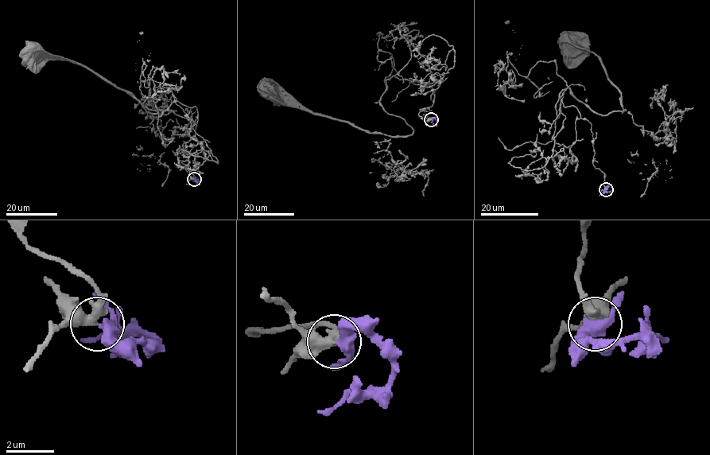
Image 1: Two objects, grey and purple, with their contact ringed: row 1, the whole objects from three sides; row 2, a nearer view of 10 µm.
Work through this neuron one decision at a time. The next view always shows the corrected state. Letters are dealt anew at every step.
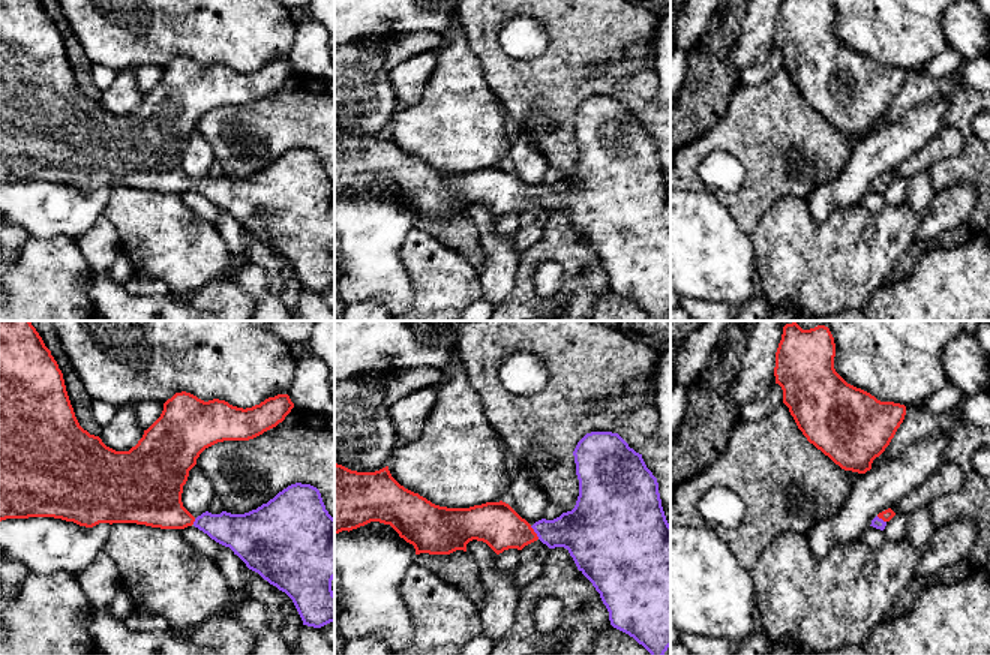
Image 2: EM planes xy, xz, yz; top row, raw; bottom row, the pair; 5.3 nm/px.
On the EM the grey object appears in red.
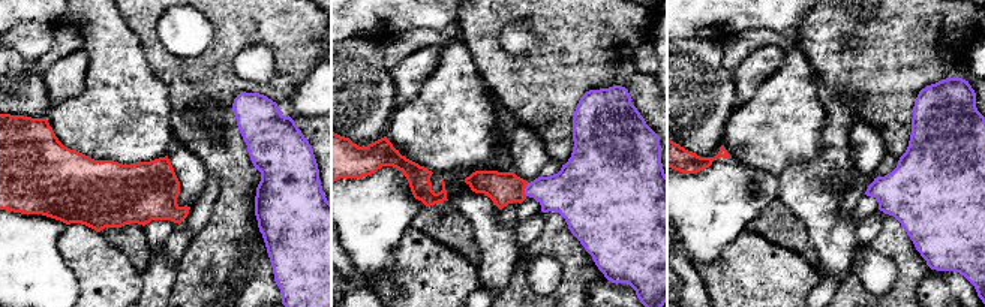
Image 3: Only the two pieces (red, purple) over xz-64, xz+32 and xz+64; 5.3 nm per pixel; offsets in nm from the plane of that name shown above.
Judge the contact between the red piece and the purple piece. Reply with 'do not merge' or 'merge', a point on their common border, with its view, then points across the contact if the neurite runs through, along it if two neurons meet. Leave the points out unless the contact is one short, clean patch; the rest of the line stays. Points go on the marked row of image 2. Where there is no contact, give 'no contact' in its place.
merge; contact xz (534, 532); way xz (497, 523), (513, 532), (534, 532), (581, 531)

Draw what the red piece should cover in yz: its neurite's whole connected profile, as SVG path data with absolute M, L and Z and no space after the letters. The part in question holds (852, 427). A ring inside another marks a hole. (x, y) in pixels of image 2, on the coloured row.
M796 322L783 327L776 352L776 384L783 390L798 429L825 456L844 471L866 474L890 445L904 420L906 406L880 402L870 393L848 384L834 369L836 343L828 327L802 330Z

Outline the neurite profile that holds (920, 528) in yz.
M926 505L908 516L904 538L921 553L930 544L933 531L932 516Z

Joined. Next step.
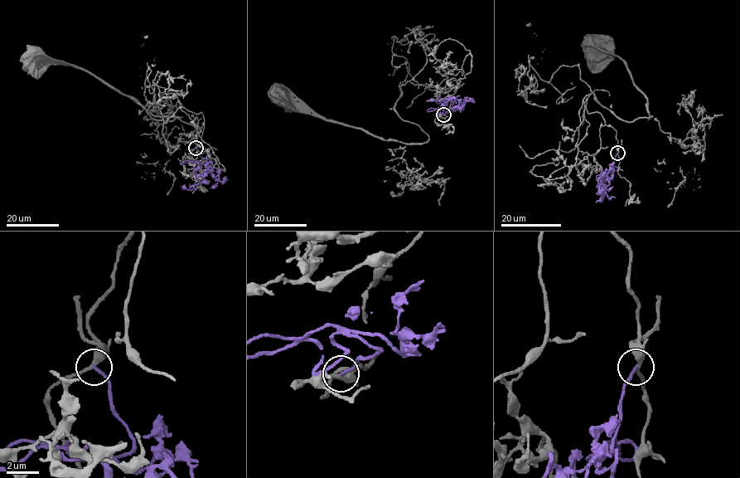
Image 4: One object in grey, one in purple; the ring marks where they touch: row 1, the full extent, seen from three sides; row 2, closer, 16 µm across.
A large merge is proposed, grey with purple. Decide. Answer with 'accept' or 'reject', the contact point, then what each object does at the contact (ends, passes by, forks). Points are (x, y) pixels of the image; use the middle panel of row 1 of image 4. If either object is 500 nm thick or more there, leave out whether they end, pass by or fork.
reject | (443, 114) | grey passes by | purple ends

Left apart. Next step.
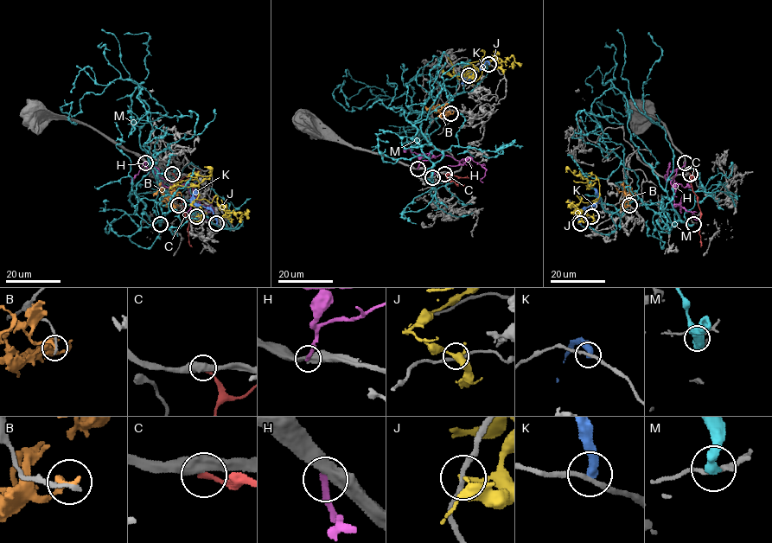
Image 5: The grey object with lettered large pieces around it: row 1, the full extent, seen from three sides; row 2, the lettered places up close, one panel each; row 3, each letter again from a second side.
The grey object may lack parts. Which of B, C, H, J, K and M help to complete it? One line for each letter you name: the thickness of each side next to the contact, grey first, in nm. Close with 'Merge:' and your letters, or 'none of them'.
J: Thickness 200 nm (grey) against 190 nm
Merge: J

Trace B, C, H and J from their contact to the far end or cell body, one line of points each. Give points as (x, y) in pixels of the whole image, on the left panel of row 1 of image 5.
B: (178, 205), (172, 207), (173, 204), (168, 199), (171, 188)
C: (172, 174), (175, 177), (174, 191), (181, 200), (188, 223), (188, 239), (192, 247)
H: (145, 162), (147, 168), (171, 184), (189, 184), (200, 204), (213, 209), (203, 218), (211, 219)
J: (196, 216), (204, 213), (192, 204), (198, 196), (199, 181), (188, 175), (210, 175), (197, 184), (169, 189)

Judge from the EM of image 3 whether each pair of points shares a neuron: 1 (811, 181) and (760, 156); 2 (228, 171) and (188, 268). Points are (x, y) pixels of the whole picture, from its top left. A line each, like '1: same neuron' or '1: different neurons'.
1: different neurons
2: same neuron

